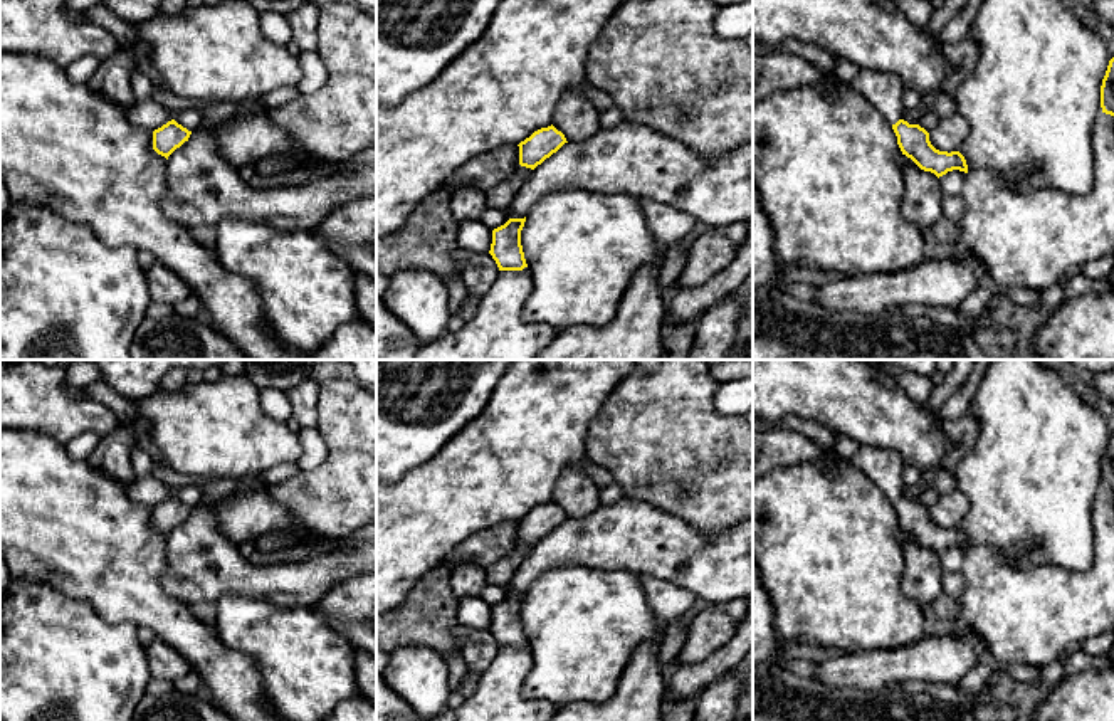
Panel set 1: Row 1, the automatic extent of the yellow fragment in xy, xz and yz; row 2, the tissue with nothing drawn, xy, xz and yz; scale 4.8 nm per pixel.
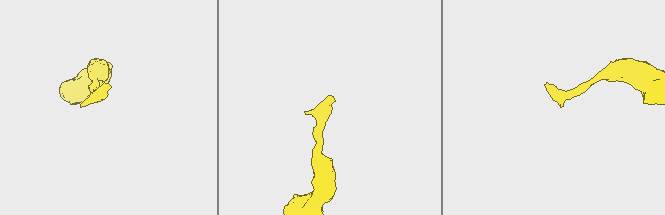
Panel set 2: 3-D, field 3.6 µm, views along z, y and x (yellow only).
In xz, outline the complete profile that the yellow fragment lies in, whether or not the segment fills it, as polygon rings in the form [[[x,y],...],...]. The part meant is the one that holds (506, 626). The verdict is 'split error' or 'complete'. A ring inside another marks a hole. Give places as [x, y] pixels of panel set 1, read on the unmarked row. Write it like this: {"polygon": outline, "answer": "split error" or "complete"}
{"polygon": [[[526,593],[509,595],[504,602],[492,607],[489,630],[496,637],[499,647],[523,647],[528,644],[521,622],[524,598]]], "answer": "complete"}

